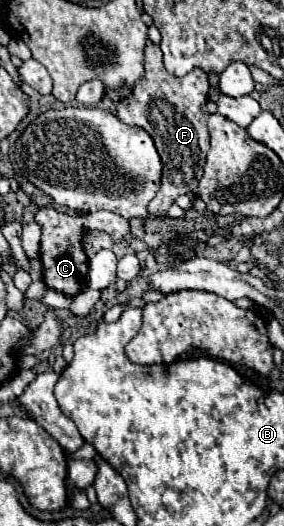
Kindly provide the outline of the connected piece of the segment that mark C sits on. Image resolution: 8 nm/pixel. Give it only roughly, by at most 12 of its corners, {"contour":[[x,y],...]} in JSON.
{"contour":[[39,208],[43,284],[75,298],[87,288],[87,232],[129,236],[113,212]]}

